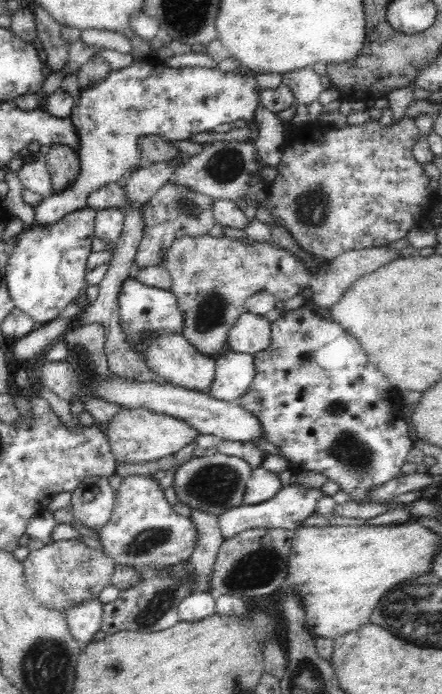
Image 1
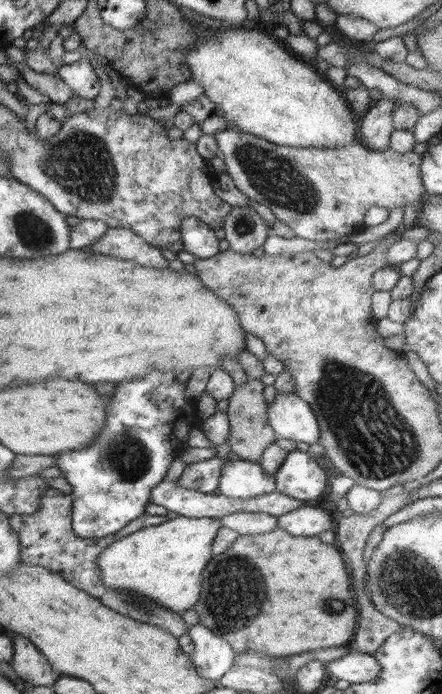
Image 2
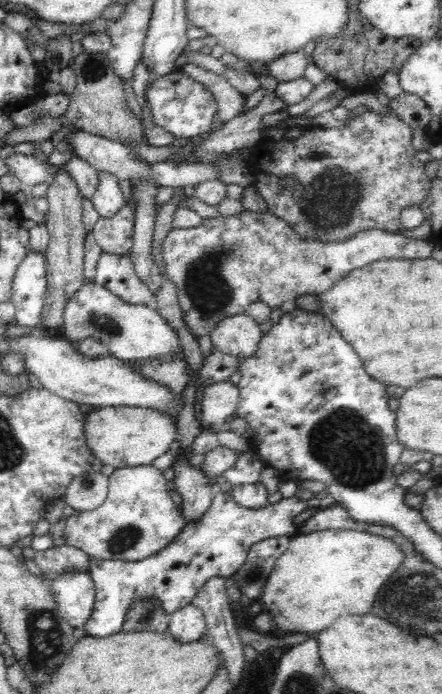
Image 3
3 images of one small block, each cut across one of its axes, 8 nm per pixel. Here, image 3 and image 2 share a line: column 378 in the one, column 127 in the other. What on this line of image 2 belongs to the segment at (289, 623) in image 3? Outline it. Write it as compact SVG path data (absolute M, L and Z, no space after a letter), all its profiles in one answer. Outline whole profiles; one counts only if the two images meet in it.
M178 516L158 526L149 526L134 531L134 534L124 536L122 539L108 545L100 557L97 565L101 570L103 585L112 586L114 590L142 594L150 598L162 608L172 608L174 612L192 610L200 598L204 569L213 558L212 543L217 532L221 529L222 522L218 518L186 518Z

